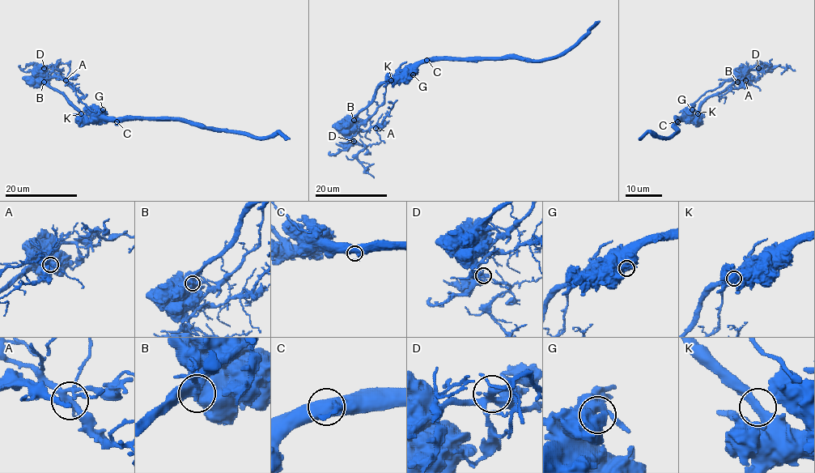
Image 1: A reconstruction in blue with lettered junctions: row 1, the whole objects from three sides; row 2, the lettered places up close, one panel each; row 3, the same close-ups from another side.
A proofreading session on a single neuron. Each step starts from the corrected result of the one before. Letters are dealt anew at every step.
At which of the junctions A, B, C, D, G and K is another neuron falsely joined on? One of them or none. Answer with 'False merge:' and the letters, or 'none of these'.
False merge: B

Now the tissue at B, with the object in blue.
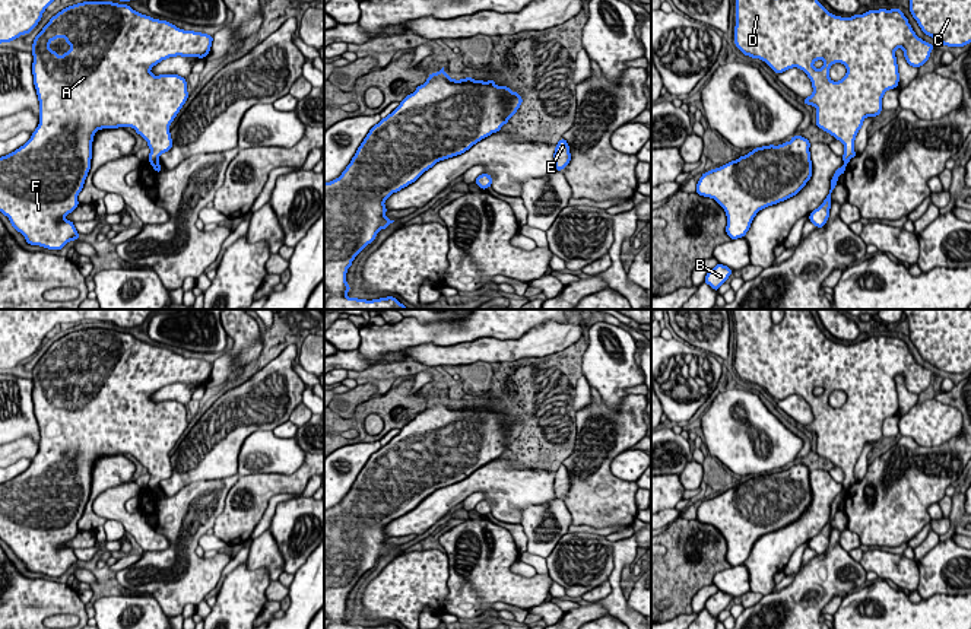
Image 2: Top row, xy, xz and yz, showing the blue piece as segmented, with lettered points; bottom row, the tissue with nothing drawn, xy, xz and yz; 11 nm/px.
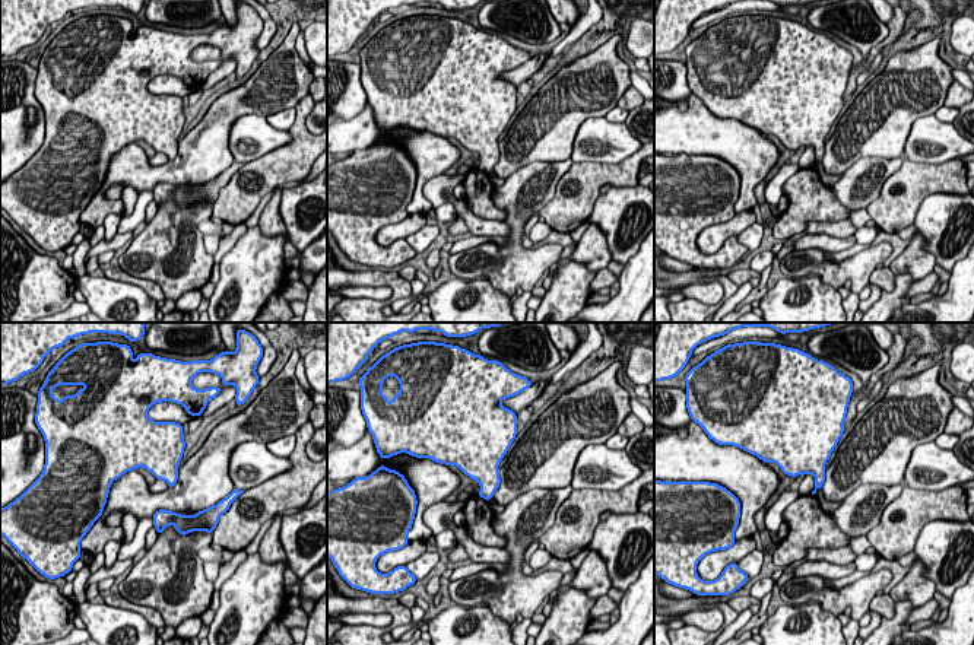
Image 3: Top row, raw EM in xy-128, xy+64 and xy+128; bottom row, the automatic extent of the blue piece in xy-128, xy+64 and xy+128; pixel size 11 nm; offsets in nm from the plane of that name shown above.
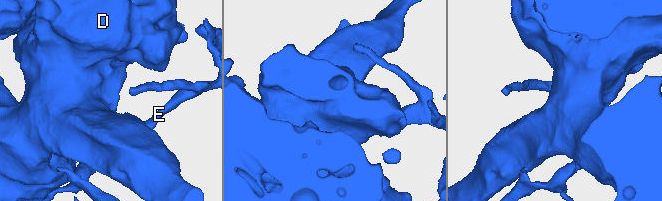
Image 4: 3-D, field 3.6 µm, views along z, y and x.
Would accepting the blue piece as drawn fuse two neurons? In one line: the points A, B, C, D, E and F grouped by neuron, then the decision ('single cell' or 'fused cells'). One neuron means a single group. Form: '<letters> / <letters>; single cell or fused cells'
A C D F / B E; fused cells

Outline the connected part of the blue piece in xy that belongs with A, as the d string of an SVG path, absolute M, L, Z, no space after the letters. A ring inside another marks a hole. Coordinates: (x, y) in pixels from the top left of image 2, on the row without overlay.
M0 309L0 371L29 360L41 347L47 334L60 324L95 320L121 327L83 328L69 333L50 346L32 371L32 401L39 428L39 451L31 466L15 479L0 485L0 539L9 544L29 572L61 576L69 568L80 565L74 550L64 544L79 533L77 522L91 496L93 461L102 455L133 454L152 477L152 489L172 474L169 451L188 425L187 407L178 401L150 400L150 395L169 384L207 384L213 363L184 358L175 352L142 341L126 333L126 328L140 325L150 312L175 309ZM63 363L72 375L58 382L50 377L50 369Z

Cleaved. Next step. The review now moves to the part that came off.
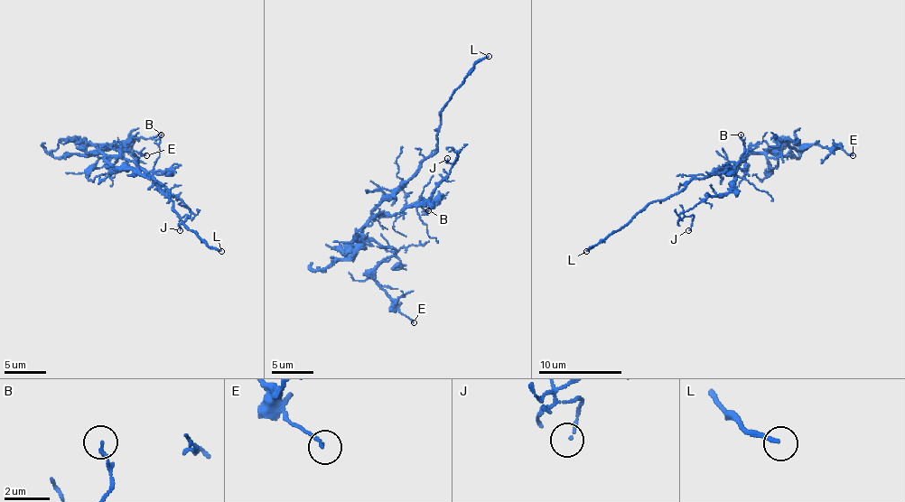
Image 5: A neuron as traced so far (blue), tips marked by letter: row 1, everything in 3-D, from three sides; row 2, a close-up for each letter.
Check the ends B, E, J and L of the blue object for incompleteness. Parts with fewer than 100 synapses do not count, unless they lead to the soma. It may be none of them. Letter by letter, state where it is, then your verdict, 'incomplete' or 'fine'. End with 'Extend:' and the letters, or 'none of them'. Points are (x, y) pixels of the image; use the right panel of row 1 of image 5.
B: at (741, 134); fine
E: at (853, 155); fine
J: at (688, 230); fine
L: at (586, 251); incomplete
Extend: L

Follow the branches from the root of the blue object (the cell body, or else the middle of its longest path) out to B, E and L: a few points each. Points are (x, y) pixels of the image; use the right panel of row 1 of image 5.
B: (722, 170), (730, 170), (744, 155), (742, 162), (734, 172), (732, 170), (744, 151), (741, 134)
E: (722, 170), (730, 170), (742, 157), (761, 153), (784, 141), (798, 149), (811, 145), (840, 147), (853, 155)
L: (722, 170), (713, 170), (703, 178), (693, 178), (680, 190), (647, 203), (626, 224), (586, 251)

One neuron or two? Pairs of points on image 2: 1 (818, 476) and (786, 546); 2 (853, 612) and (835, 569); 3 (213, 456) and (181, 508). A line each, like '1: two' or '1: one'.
1: one
2: two
3: two

